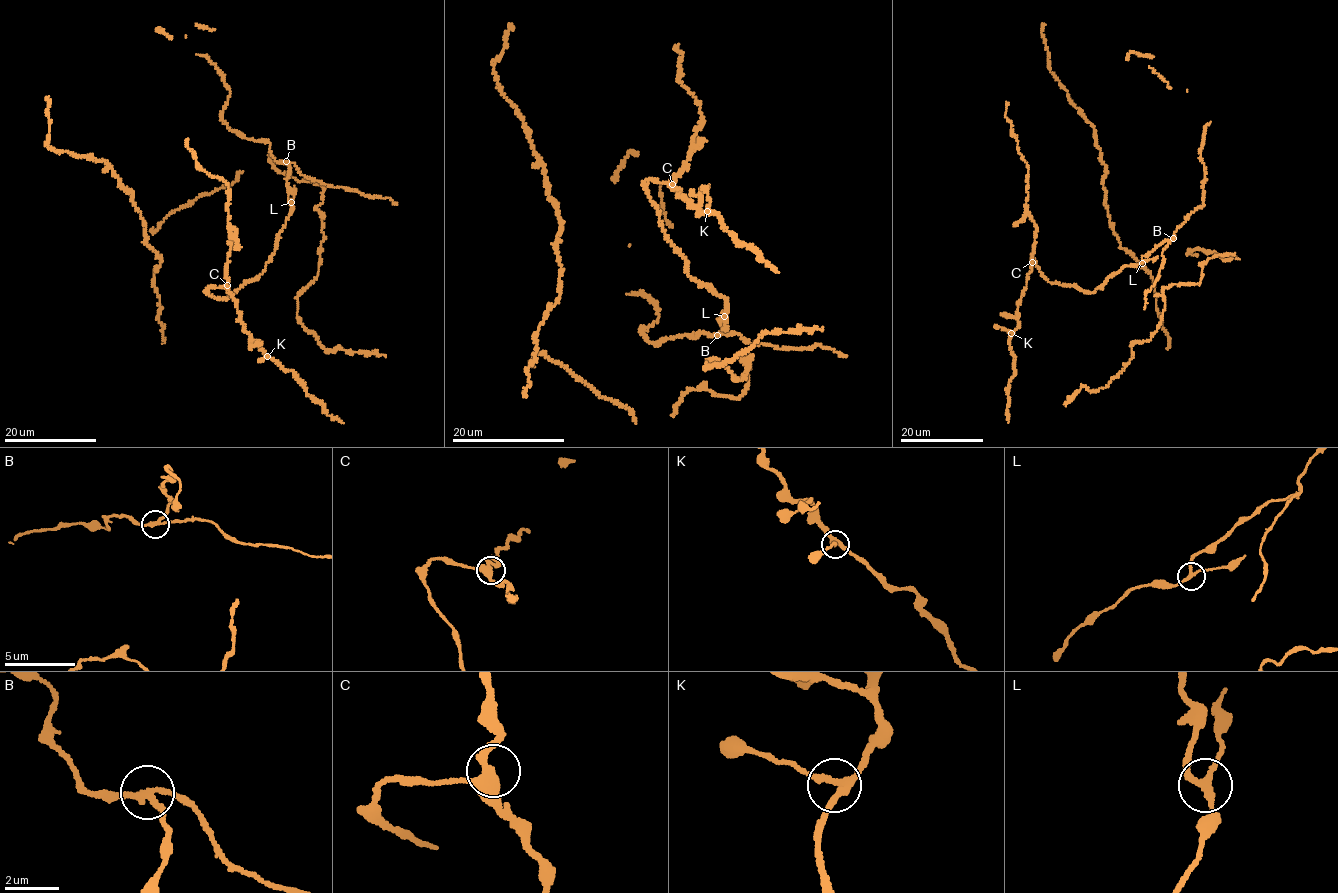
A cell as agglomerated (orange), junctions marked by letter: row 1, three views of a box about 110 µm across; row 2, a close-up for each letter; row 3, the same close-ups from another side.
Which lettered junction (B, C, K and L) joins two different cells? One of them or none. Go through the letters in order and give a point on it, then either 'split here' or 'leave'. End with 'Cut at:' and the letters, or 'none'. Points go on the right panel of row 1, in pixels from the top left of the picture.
B: (1173, 238) | split here
C: (1032, 262) | leave
K: (1011, 333) | leave
L: (1142, 263) | leave
Cut at: B

